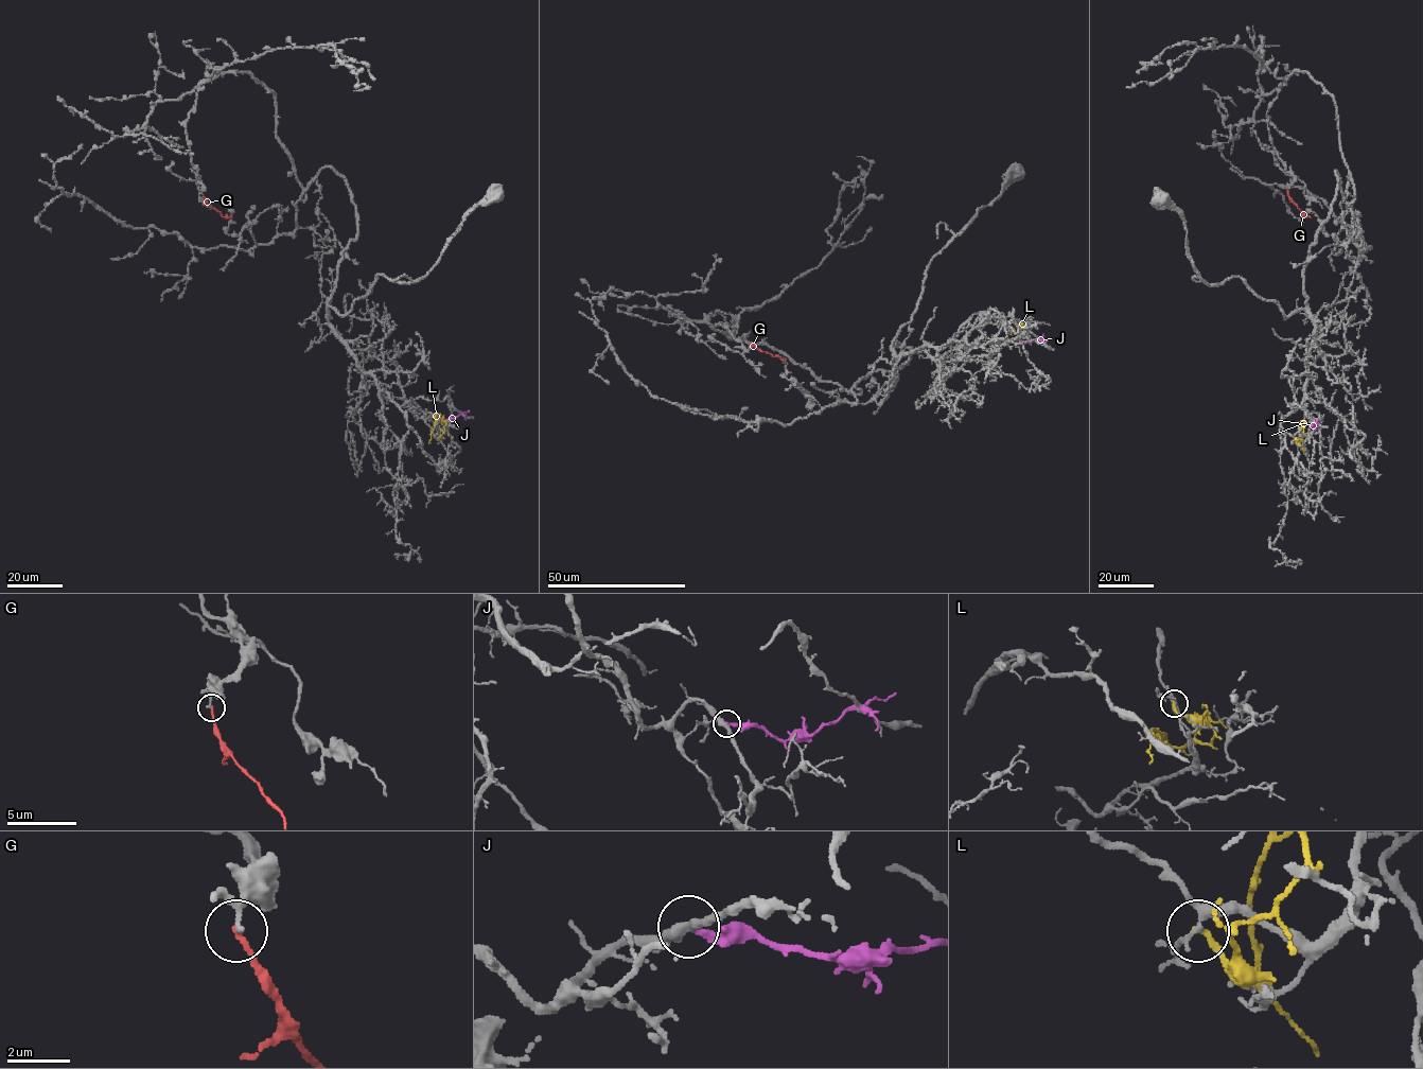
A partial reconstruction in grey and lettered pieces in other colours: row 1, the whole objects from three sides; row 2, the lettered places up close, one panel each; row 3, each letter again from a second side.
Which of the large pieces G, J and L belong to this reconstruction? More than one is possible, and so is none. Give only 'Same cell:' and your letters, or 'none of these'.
Same cell: none of these

